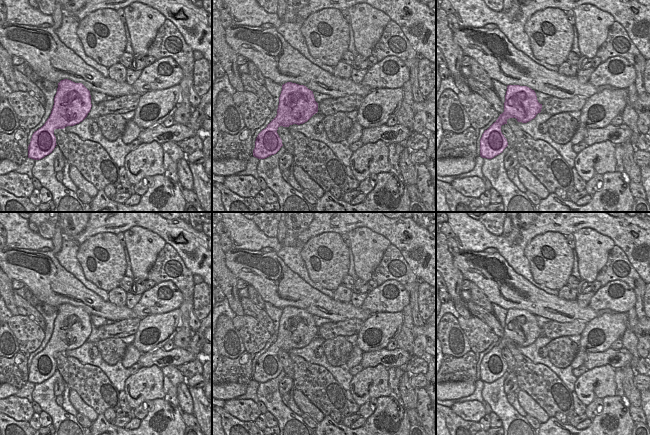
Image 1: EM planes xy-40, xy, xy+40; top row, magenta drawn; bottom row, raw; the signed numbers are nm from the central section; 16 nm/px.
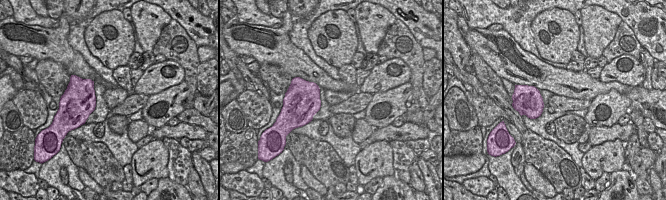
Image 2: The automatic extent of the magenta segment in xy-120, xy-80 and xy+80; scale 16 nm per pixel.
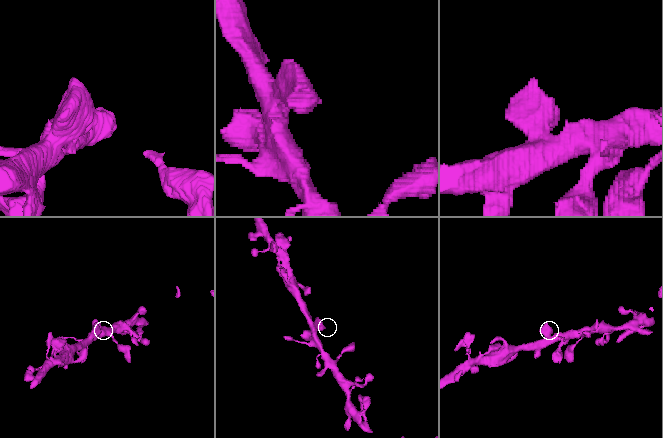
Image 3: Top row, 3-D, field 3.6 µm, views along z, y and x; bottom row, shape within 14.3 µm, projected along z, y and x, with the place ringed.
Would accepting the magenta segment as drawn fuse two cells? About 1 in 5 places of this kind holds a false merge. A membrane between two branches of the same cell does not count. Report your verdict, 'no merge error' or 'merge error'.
no merge error

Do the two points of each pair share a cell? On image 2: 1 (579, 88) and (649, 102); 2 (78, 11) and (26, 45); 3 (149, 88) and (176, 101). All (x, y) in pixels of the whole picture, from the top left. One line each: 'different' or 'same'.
1: same
2: different
3: different

